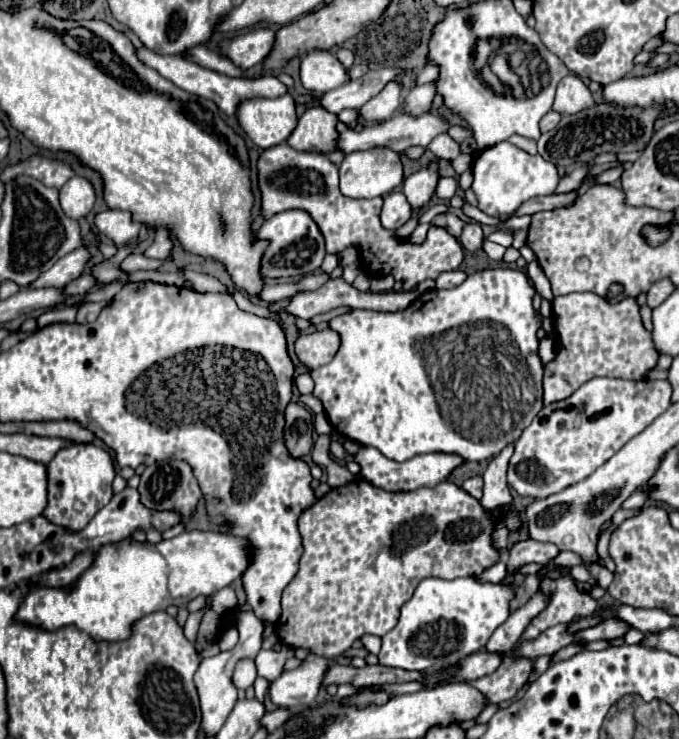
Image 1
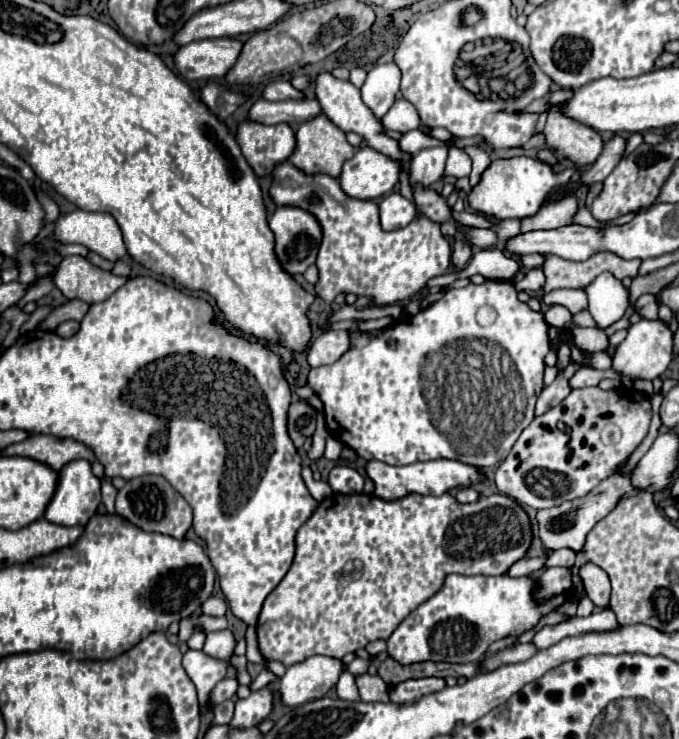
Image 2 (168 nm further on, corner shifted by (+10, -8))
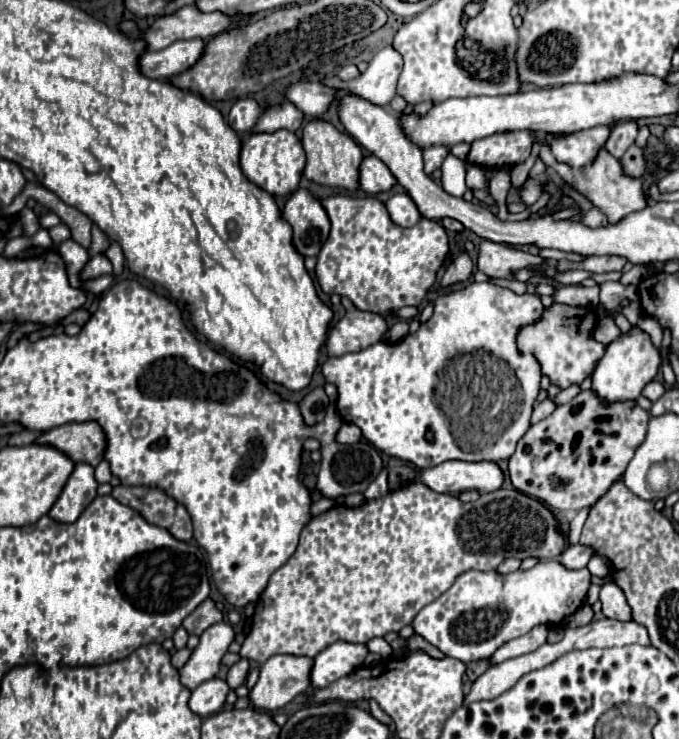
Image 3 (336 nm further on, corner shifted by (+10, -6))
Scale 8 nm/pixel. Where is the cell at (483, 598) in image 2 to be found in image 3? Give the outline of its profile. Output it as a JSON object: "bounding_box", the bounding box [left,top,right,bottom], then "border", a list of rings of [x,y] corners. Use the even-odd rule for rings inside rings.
{"bounding_box":[413,559,591,663],"border":[[[557,559],[539,561],[527,571],[501,575],[497,571],[467,571],[439,599],[425,605],[413,629],[429,643],[439,647],[447,657],[465,663],[487,659],[505,641],[529,633],[537,625],[557,627],[565,617],[573,615],[585,601],[591,585],[591,573],[583,569],[567,569]]]}

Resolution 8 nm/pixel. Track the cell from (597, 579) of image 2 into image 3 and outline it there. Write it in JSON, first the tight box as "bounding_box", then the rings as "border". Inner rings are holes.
{"bounding_box":[599,583,631,621],"border":[[[605,583],[599,595],[601,603],[603,603],[603,615],[609,619],[617,619],[617,621],[631,621],[631,607],[625,601],[623,591],[615,585],[615,583]]]}

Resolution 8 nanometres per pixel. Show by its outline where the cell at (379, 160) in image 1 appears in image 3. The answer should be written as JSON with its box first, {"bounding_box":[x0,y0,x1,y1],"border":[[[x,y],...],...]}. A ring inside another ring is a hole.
{"bounding_box":[359,155,397,195],"border":[[[369,155],[361,163],[359,183],[361,183],[361,189],[365,193],[375,195],[375,193],[381,193],[381,191],[389,191],[397,183],[397,179],[379,157]]]}

